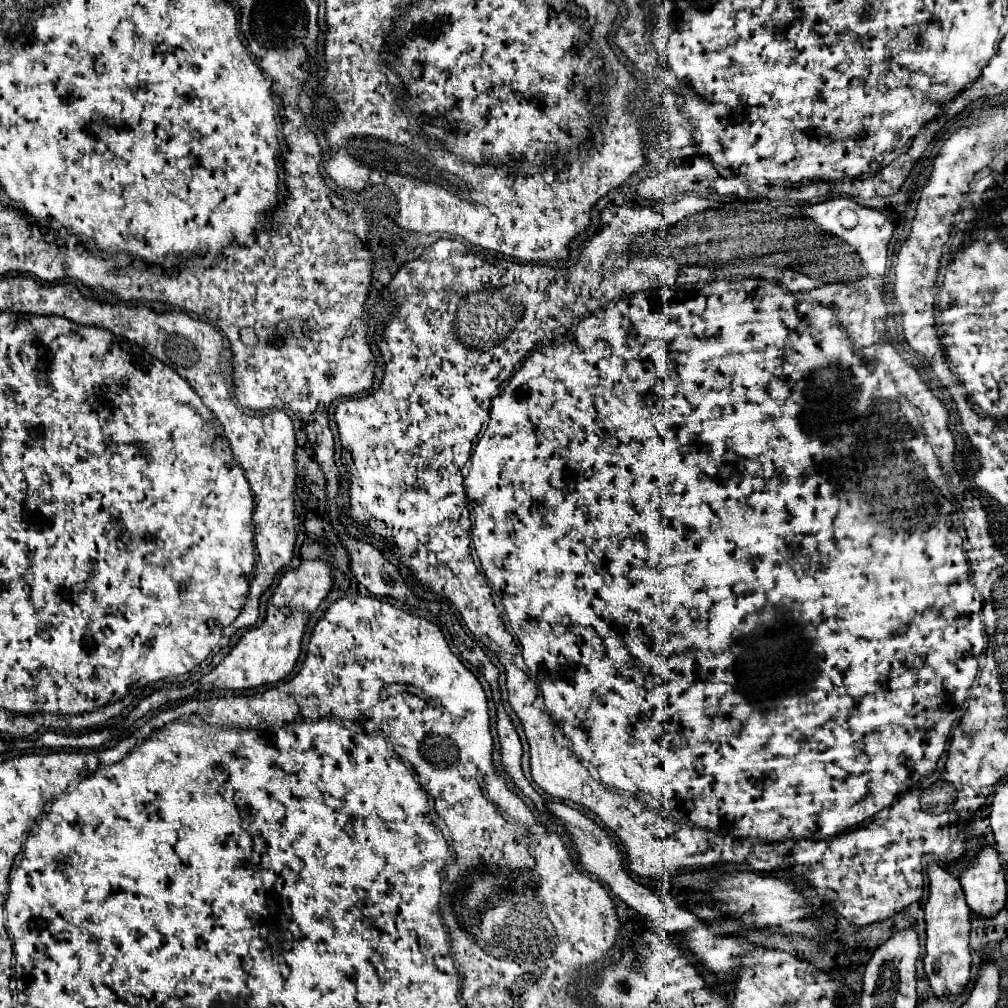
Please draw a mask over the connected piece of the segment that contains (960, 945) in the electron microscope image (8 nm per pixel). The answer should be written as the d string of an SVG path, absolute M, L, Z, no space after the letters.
M936 863L928 865L928 879L930 879L930 897L926 903L926 955L924 955L924 971L928 975L930 987L934 995L948 997L958 995L964 991L970 979L970 947L968 947L968 933L970 933L970 907L966 905L964 889L960 881L950 875L946 869L938 867Z

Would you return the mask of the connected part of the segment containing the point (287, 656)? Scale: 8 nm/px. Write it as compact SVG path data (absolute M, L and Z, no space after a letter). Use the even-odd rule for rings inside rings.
M314 559L304 561L298 569L286 571L278 579L278 587L268 601L266 619L260 627L246 631L238 645L208 673L200 679L202 685L210 685L212 689L250 689L266 683L276 683L288 677L296 665L302 647L302 635L310 615L320 607L326 595L334 585L334 569L328 561Z

